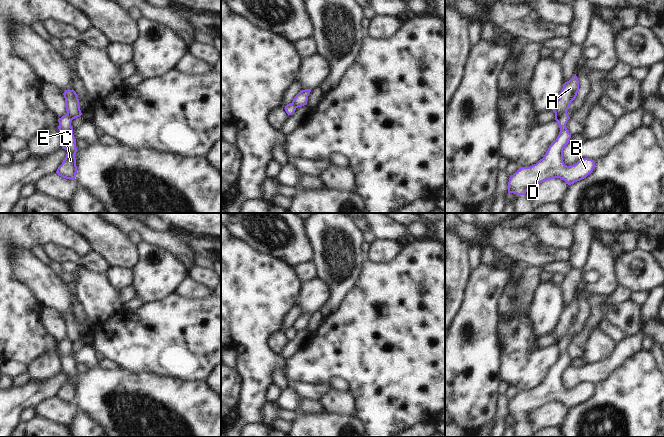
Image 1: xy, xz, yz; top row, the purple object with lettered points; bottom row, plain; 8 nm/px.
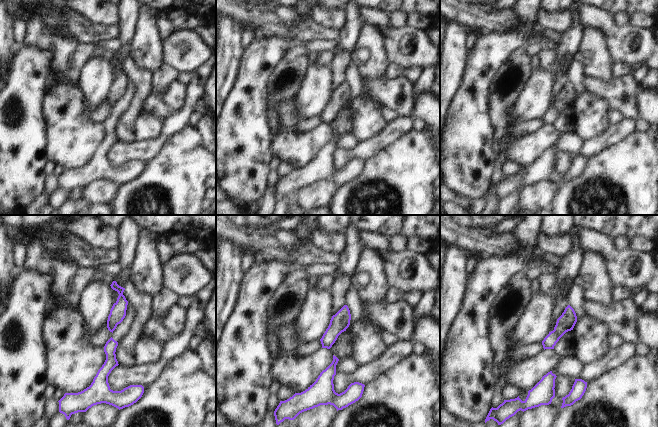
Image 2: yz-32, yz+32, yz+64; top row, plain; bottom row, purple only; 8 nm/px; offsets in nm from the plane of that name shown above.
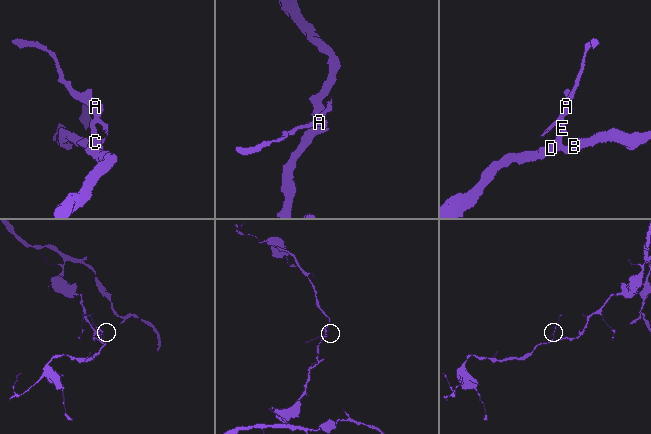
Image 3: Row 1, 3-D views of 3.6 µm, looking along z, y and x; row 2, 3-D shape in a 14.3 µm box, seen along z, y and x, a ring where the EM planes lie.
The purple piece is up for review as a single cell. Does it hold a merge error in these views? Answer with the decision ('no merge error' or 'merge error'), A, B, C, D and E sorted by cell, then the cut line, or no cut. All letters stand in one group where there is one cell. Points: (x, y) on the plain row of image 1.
merge error; groups A / B C D E; cut yz (566, 335), (556, 344)

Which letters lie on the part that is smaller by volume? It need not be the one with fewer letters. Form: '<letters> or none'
A

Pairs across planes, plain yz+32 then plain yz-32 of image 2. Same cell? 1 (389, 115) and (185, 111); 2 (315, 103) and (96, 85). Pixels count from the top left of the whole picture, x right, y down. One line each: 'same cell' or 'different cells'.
1: different cells
2: same cell

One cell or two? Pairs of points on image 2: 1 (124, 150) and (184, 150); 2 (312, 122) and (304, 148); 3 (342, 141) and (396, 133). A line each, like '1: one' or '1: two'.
1: two
2: two
3: two

